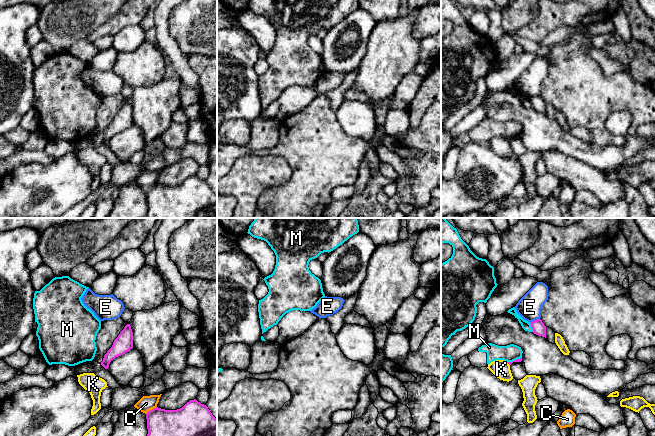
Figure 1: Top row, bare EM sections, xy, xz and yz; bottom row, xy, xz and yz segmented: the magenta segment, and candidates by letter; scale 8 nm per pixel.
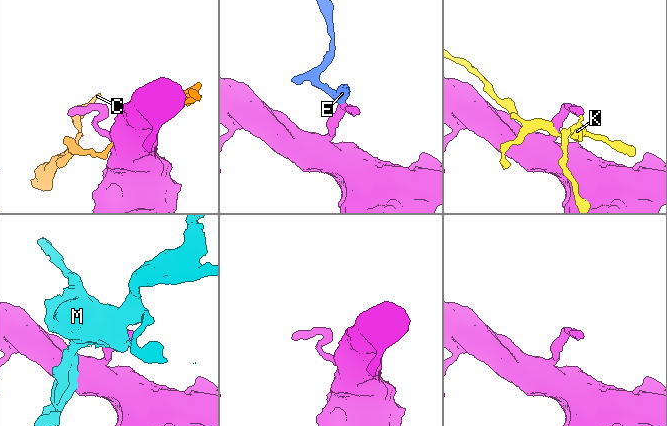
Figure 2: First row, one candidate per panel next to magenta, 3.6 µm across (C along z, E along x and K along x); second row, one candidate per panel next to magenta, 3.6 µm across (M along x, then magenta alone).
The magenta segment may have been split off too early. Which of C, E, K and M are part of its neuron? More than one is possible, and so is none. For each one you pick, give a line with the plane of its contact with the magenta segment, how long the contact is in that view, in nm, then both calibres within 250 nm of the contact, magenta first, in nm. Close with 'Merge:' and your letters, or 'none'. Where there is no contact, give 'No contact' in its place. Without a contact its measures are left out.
Merge: none

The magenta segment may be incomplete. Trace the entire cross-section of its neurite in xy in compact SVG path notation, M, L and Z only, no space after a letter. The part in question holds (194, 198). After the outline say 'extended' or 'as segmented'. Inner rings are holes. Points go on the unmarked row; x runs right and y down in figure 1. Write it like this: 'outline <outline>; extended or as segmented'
outline M196 175L177 186L154 184L146 189L148 210L143 218L217 218L217 194Z; as segmented

